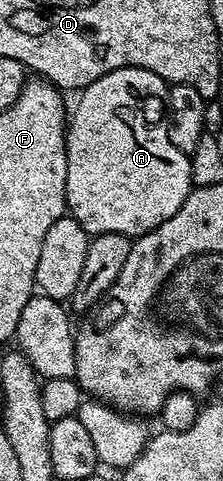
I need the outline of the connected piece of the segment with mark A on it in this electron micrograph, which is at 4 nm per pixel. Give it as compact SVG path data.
M120 68L103 74L80 89L77 105L72 105L65 133L67 182L65 207L90 237L123 234L136 238L155 230L188 198L193 188L189 157L171 146L167 105L170 85L159 74L142 68Z

